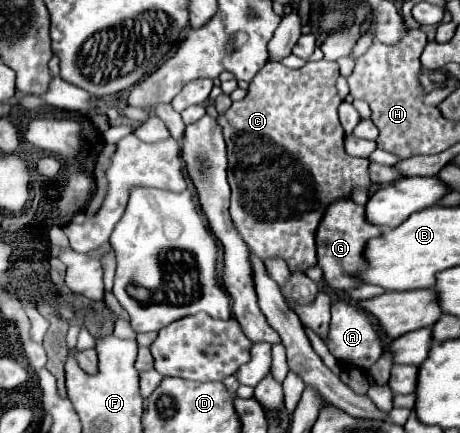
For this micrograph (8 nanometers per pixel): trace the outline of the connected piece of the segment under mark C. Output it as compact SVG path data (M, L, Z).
M326 59L306 61L302 69L288 69L282 63L266 63L254 83L248 87L248 95L242 101L232 103L232 107L218 117L228 145L232 221L254 255L260 259L280 257L286 261L292 273L304 273L316 265L314 237L326 207L338 199L350 199L356 187L374 189L368 175L370 161L350 157L344 151L344 129L336 113L338 105L342 103L336 91L338 77L338 63L330 63Z

